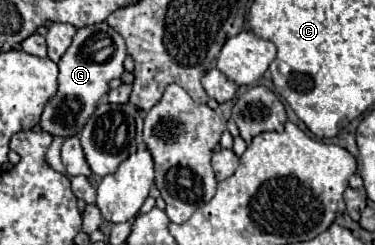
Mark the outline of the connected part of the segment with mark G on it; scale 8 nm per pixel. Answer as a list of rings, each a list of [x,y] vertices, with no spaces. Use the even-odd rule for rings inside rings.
[[[106,22],[80,28],[66,50],[66,56],[58,62],[60,74],[58,74],[58,92],[48,100],[44,106],[44,112],[40,116],[40,128],[52,136],[76,136],[86,126],[86,120],[94,114],[94,108],[98,106],[100,98],[108,94],[110,82],[114,78],[120,78],[124,72],[124,60],[126,60],[126,44],[122,36],[112,30]],[[104,50],[104,60],[98,58],[98,54]]]

